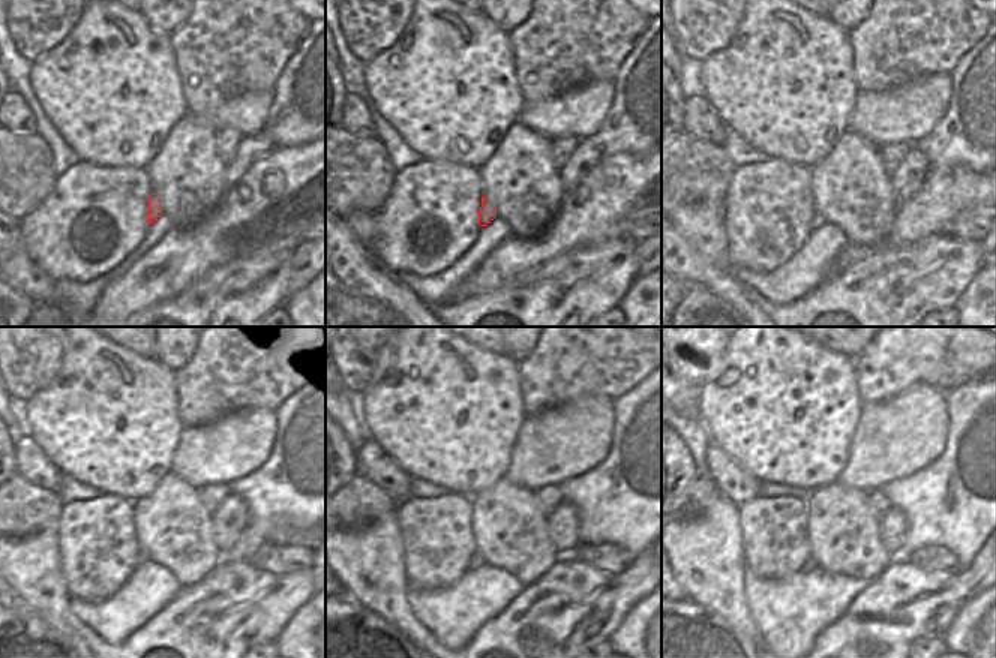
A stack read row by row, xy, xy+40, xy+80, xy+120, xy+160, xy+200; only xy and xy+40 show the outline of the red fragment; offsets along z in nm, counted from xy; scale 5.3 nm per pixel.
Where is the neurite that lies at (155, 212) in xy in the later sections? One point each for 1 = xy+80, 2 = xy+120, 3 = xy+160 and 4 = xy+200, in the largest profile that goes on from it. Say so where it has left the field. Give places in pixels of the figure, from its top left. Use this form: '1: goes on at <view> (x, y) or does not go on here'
1: goes on at xy+80 (818, 221)
2: goes on at xy+120 (141, 558)
3: goes on at xy+160 (476, 561)
4: goes on at xy+200 (810, 564)

